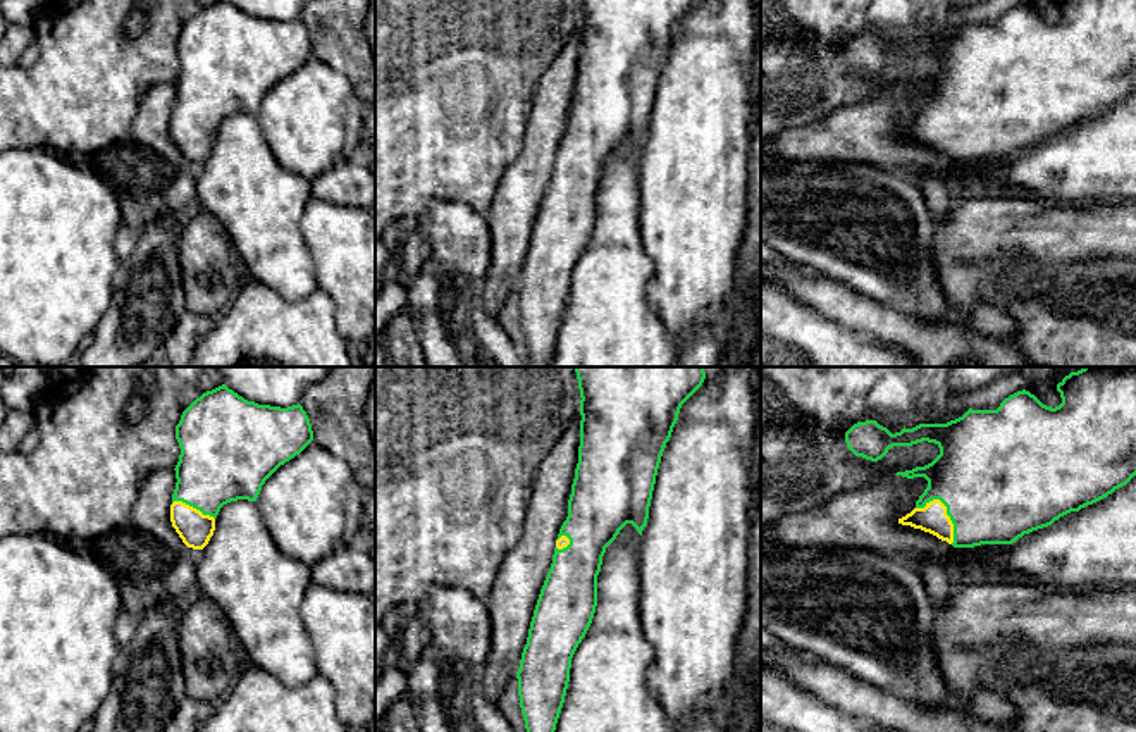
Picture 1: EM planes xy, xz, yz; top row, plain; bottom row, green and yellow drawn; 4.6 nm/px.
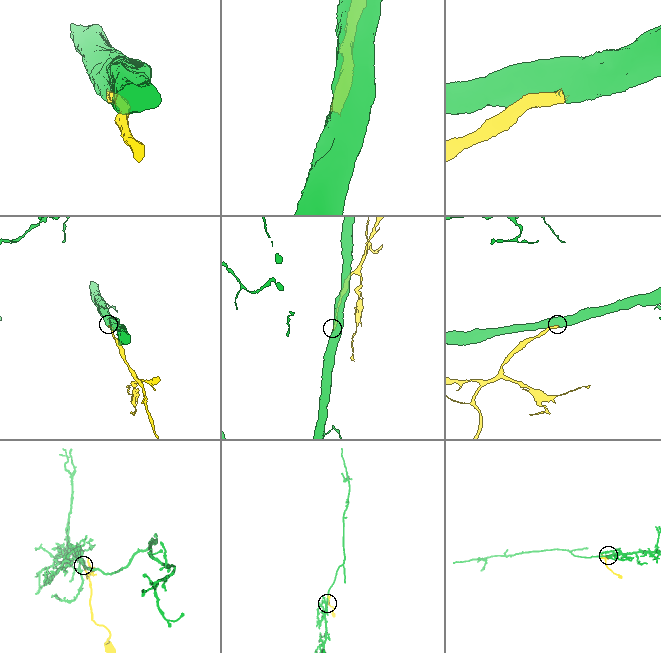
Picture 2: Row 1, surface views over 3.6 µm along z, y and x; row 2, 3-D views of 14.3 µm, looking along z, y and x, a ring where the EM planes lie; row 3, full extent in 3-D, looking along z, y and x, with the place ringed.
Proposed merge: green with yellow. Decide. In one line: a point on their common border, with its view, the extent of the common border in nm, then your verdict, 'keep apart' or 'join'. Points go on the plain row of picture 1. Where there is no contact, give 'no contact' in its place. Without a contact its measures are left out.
yz (947, 124) | 240 nm | join

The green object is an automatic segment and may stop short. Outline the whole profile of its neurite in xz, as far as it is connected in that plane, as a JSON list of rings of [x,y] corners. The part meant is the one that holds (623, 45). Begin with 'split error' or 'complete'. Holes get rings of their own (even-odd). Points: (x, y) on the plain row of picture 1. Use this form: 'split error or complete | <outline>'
split error | [[[578,0],[580,60],[568,131],[540,203],[522,267],[518,293],[525,334],[525,367],[549,367],[565,317],[571,272],[585,251],[597,220],[597,189],[606,162],[632,138],[642,150],[666,57],[682,19],[701,0]]]

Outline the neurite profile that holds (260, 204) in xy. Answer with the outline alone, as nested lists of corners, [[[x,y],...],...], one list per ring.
[[[238,114],[220,122],[213,150],[196,179],[194,205],[210,212],[229,233],[244,277],[272,288],[286,301],[294,303],[318,289],[315,264],[301,233],[310,198],[312,181],[279,164],[256,115]]]

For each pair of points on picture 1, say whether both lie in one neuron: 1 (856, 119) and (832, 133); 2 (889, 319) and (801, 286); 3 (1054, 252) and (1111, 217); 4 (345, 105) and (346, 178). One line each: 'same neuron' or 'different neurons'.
1: same neuron
2: same neuron
3: same neuron
4: same neuron

